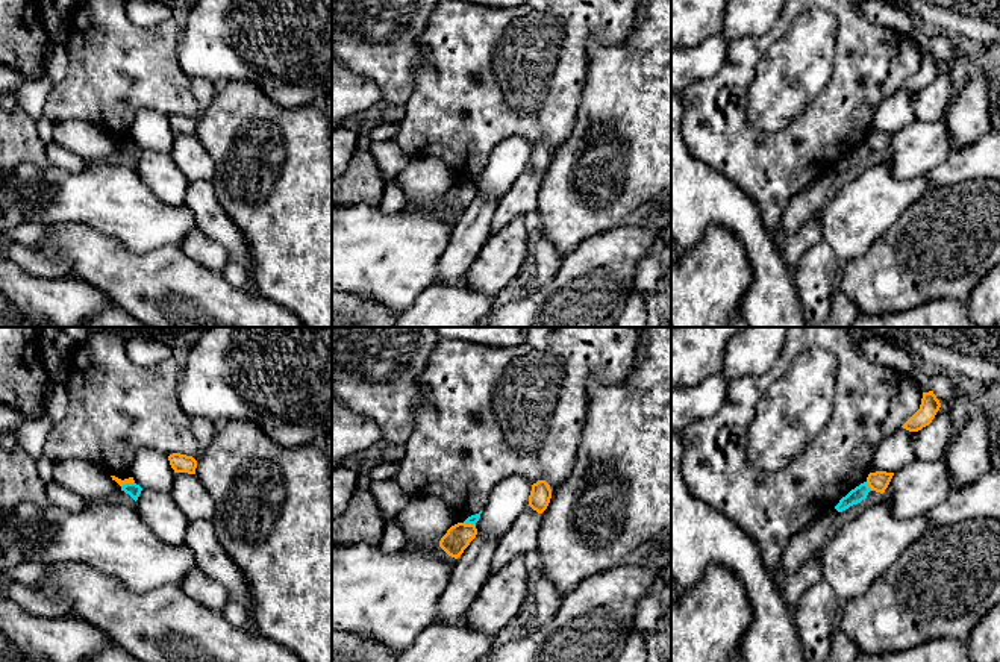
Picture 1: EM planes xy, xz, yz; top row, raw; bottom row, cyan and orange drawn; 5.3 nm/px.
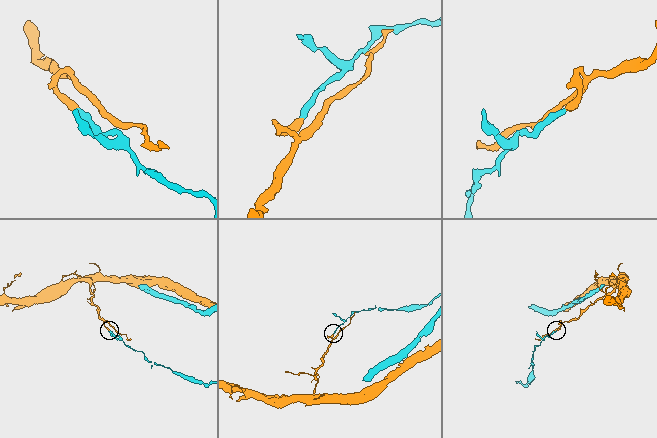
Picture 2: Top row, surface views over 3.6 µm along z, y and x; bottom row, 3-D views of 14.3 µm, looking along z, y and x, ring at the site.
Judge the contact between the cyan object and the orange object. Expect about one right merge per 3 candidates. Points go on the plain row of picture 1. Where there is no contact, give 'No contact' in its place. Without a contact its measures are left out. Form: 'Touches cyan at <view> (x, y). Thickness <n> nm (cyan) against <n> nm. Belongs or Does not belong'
Touches cyan at yz (868, 147). Thickness 80 nm (cyan) against 110 nm. Does not belong

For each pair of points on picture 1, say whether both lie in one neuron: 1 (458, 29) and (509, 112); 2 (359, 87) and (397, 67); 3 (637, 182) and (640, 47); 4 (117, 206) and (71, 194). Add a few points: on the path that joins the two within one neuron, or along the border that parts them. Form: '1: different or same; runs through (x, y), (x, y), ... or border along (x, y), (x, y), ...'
1: same; runs through (471, 50), (509, 91)
2: different; border along (347, 68), (378, 85), (381, 100), (374, 106)
3: same; runs through (637, 149), (640, 81)
4: same; runs through (106, 197), (82, 197)

